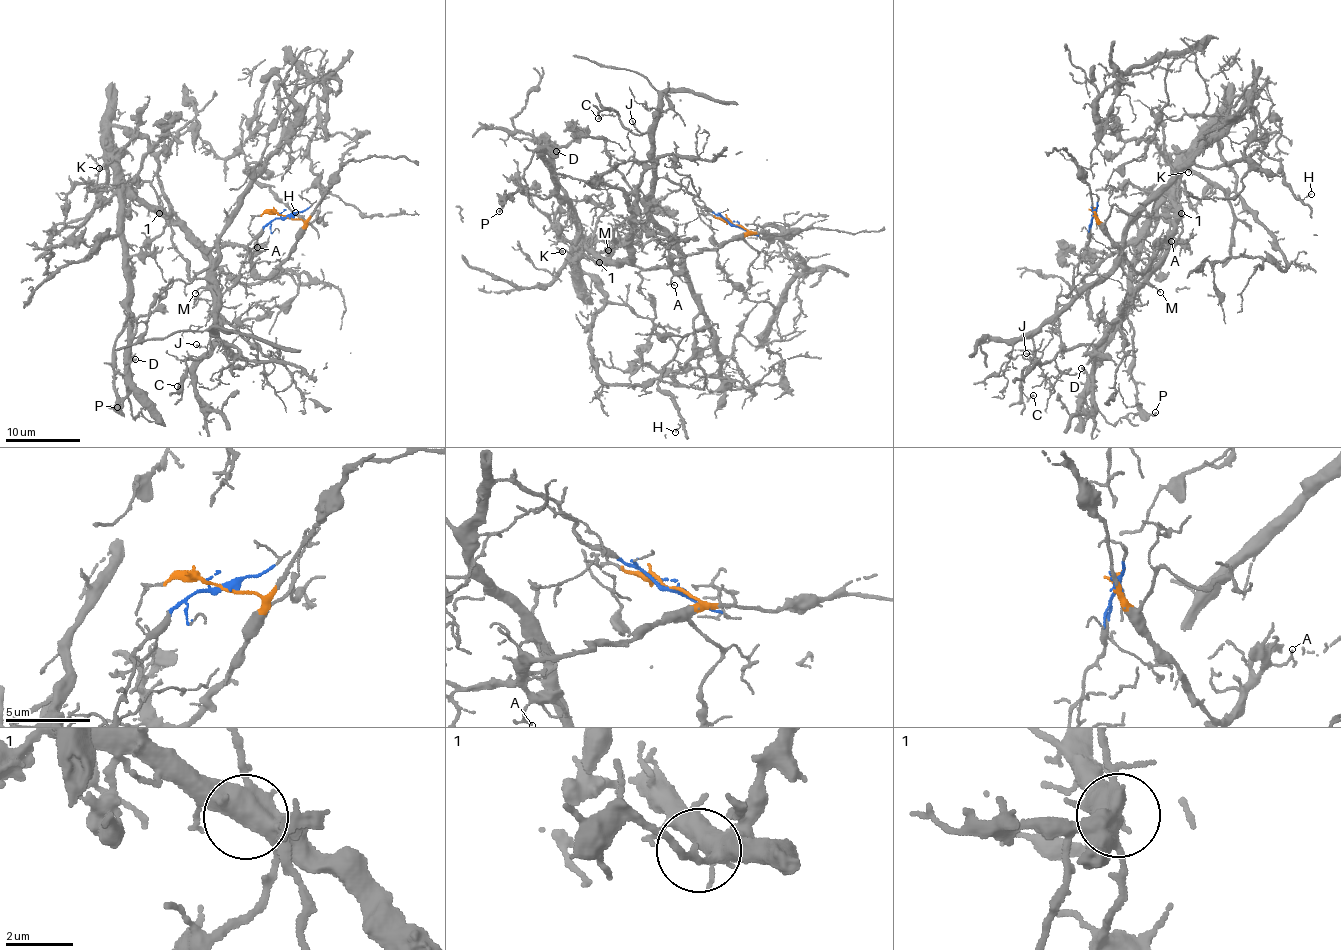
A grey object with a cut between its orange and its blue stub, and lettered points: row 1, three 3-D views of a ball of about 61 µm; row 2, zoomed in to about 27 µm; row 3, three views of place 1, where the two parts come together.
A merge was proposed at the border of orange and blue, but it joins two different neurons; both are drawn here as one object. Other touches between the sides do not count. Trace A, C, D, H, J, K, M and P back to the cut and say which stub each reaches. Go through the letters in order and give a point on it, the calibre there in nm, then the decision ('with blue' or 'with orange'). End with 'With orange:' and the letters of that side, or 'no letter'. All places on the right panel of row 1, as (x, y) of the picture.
A: place (1171, 241); calibre 130 nm; with orange
C: place (1033, 395); calibre 110 nm; with blue
D: place (1081, 368); calibre 220 nm; with orange
H: place (1311, 194); calibre 90 nm; with blue
J: place (1026, 353); calibre 180 nm; with blue
K: place (1188, 172); calibre 130 nm; with orange
M: place (1160, 292); calibre 140 nm; with orange
P: place (1155, 412); calibre 180 nm; with orange
With orange: A, D, K, M, P

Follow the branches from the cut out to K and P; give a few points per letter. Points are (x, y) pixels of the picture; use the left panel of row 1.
K: (285, 216), (304, 222), (302, 233), (261, 277), (250, 254), (201, 248), (97, 158), (100, 169)
P: (285, 216), (302, 233), (261, 277), (237, 245), (201, 248), (122, 194), (117, 407)

